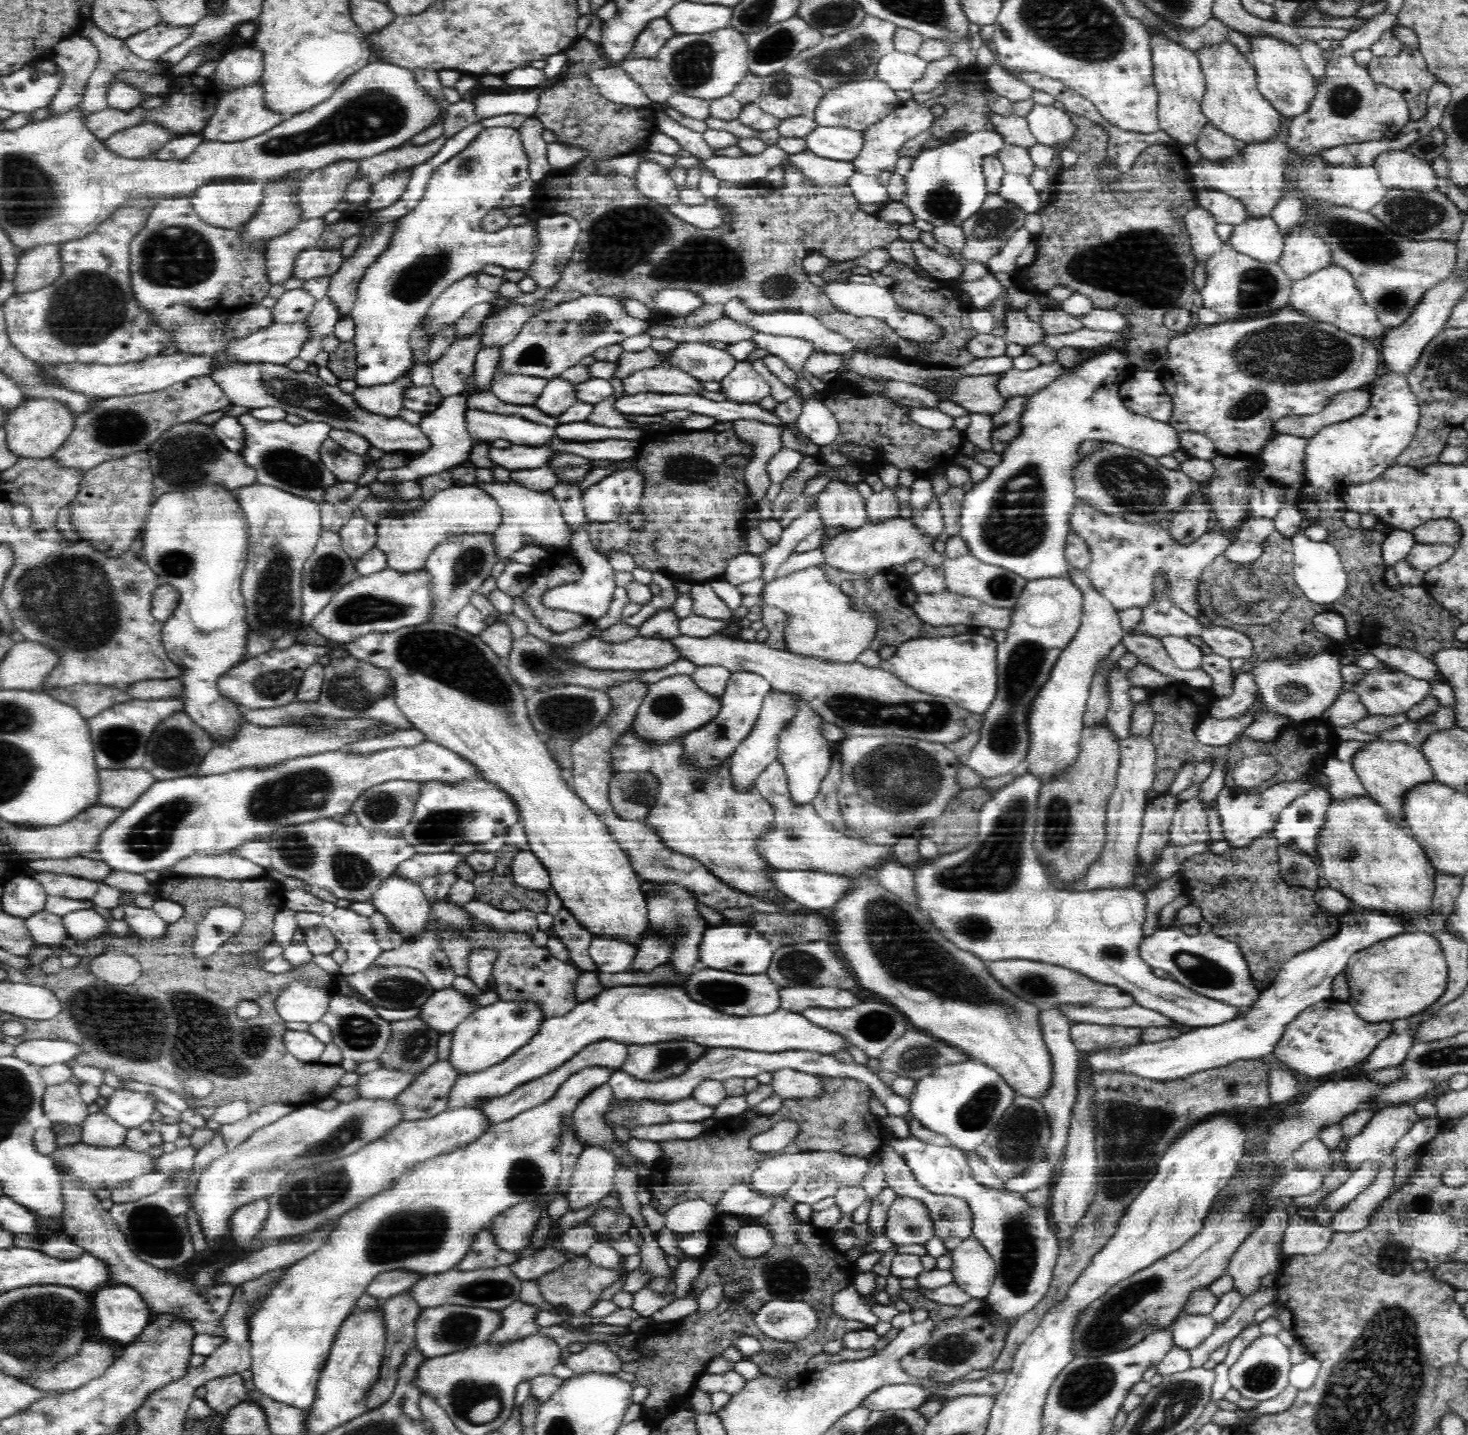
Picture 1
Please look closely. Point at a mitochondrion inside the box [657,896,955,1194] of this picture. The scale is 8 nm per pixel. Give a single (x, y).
(793, 966)

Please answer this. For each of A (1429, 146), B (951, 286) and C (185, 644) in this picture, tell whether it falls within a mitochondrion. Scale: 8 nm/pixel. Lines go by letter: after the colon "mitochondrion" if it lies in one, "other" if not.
A: mitochondrion
B: other
C: other

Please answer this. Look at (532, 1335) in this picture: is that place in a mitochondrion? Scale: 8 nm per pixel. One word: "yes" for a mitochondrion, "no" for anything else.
no

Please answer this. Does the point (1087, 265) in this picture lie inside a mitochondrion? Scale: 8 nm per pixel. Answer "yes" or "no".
yes

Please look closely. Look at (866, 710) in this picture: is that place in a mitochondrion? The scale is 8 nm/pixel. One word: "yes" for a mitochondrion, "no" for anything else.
yes

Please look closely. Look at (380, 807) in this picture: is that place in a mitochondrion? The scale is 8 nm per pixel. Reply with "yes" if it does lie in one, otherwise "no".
yes

